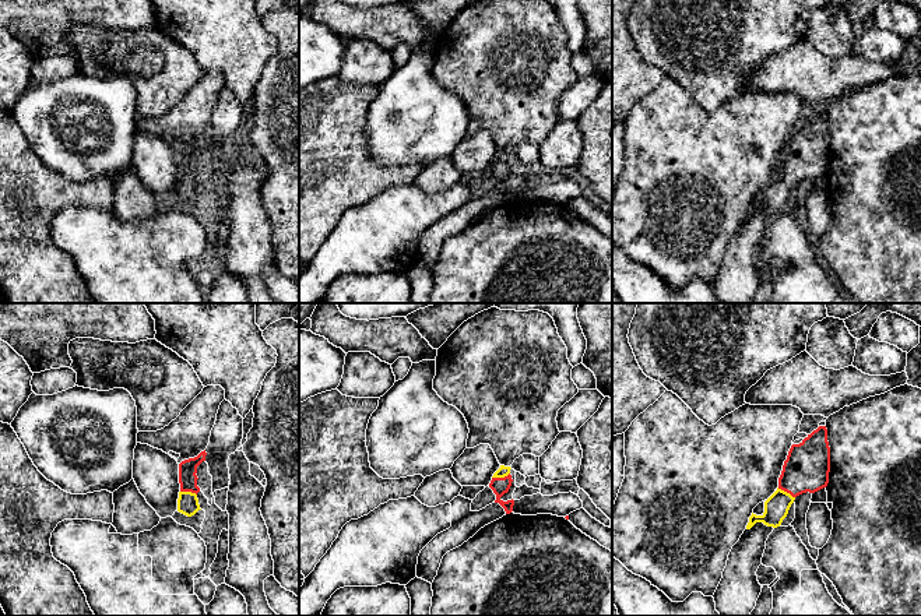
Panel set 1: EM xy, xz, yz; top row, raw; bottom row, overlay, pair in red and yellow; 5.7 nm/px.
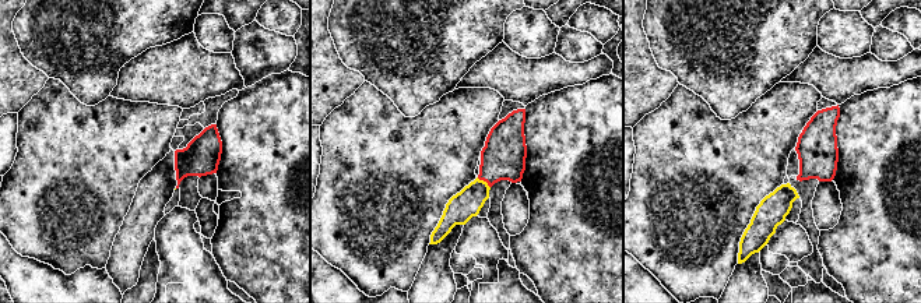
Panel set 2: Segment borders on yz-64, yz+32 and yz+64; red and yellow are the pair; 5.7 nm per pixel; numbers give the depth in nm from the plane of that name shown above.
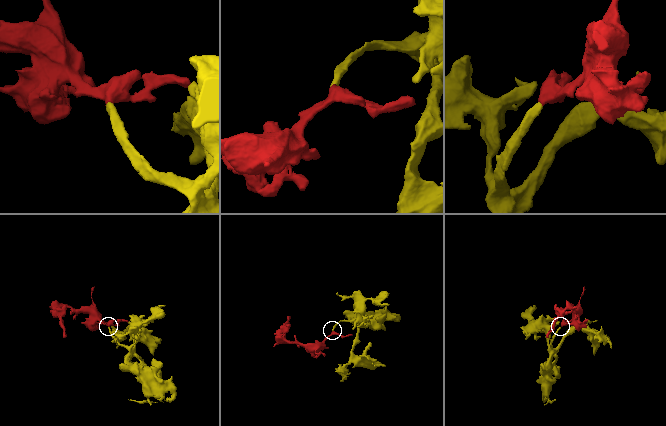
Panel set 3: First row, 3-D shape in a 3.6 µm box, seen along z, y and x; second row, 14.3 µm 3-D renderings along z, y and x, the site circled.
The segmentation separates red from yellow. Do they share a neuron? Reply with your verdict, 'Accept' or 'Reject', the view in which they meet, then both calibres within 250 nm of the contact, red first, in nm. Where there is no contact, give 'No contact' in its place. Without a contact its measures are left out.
Accept. Touches red in xz. Thickness 100 nm (red) against 70 nm

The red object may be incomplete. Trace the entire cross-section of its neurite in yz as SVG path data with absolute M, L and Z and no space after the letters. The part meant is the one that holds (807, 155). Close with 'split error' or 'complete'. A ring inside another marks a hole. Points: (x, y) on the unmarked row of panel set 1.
M819 113L799 131L792 131L778 165L777 177L764 189L764 200L752 200L746 217L756 210L777 215L787 204L795 184L815 180L829 170L830 134L826 113Z; split error

